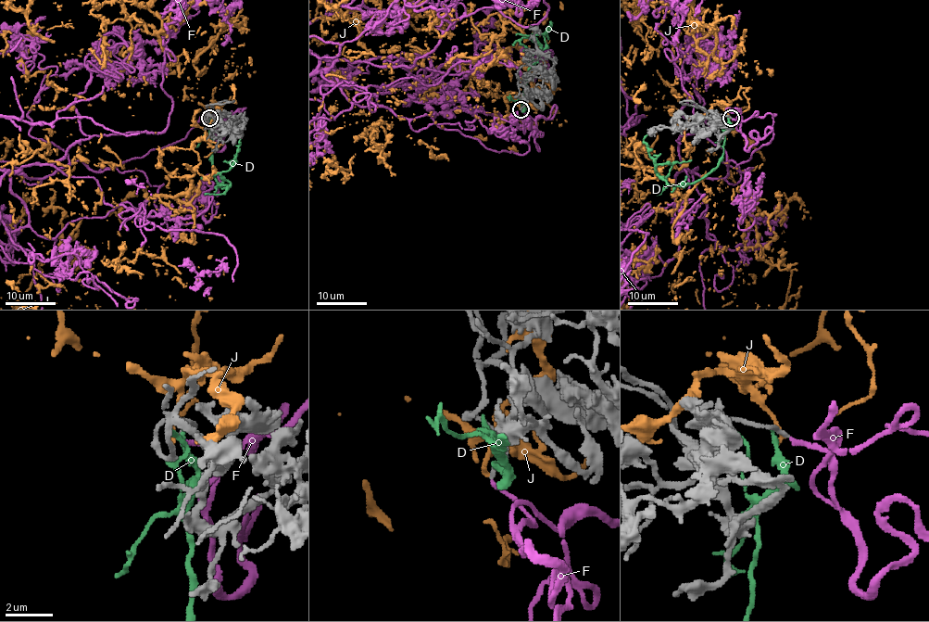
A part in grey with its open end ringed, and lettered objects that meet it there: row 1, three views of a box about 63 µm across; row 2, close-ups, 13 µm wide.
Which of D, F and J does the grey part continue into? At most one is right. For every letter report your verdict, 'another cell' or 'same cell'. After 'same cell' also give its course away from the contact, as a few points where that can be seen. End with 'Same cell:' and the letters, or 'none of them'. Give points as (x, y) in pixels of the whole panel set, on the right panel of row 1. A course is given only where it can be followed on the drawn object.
D: another cell
F: same cell; it runs (732, 118), (774, 114), (773, 137), (740, 172), (730, 160), (724, 178), (703, 178), (686, 116), (696, 104)
J: another cell
Same cell: F

